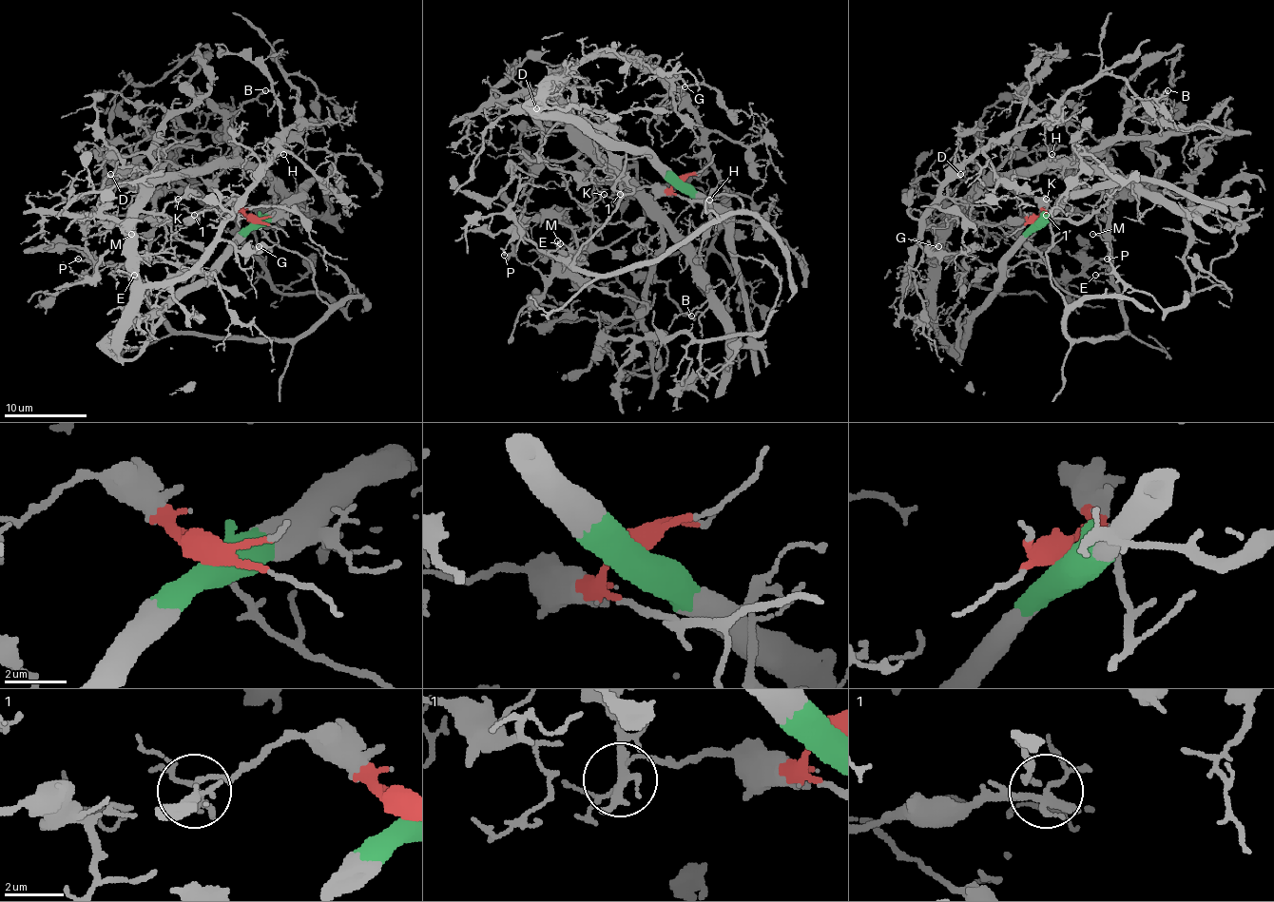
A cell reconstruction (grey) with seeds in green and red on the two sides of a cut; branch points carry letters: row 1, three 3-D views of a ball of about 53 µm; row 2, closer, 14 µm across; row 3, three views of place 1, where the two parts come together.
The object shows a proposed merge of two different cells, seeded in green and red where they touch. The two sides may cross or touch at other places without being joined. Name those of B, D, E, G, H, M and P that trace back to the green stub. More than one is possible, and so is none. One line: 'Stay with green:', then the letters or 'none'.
Stay with green: B, D, G, H

